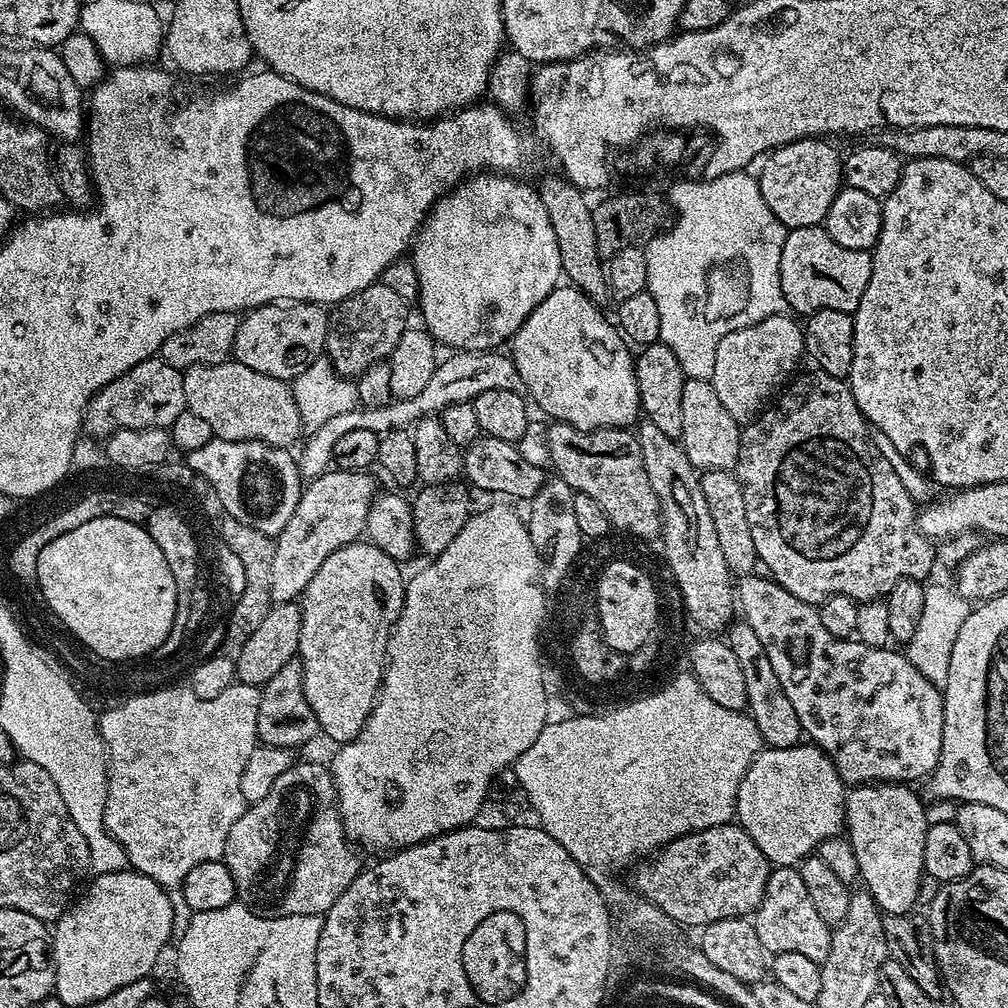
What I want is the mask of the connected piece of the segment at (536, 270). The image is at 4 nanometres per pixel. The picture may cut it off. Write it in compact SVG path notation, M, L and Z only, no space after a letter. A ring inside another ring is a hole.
M472 174L460 181L450 192L445 192L432 206L431 212L416 233L415 241L410 249L410 259L414 270L418 270L418 286L420 295L418 305L424 315L423 327L431 336L448 350L461 352L487 352L499 349L511 341L512 335L520 329L522 322L539 306L549 294L556 289L562 280L560 255L558 254L558 238L554 238L554 226L550 226L550 217L546 214L546 206L542 206L542 198L535 187L532 188L508 174Z

